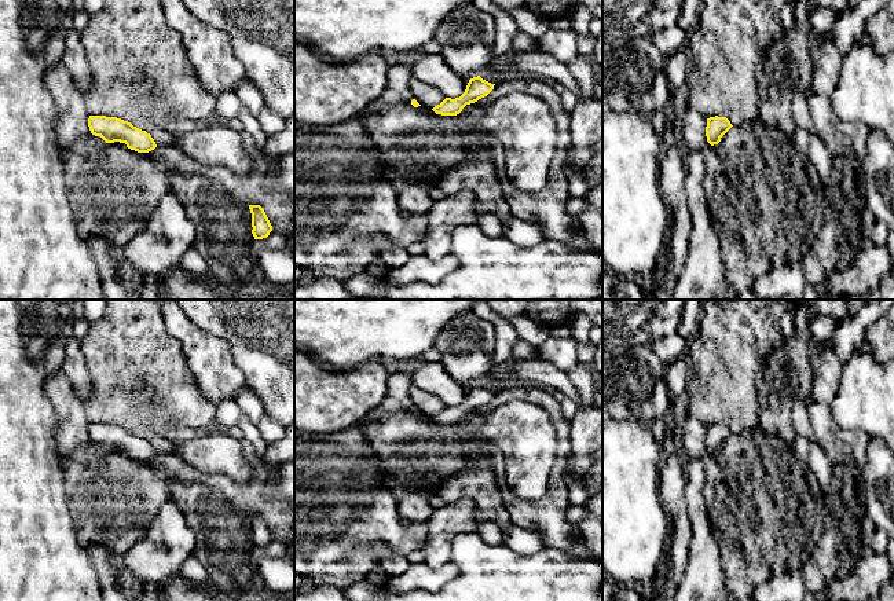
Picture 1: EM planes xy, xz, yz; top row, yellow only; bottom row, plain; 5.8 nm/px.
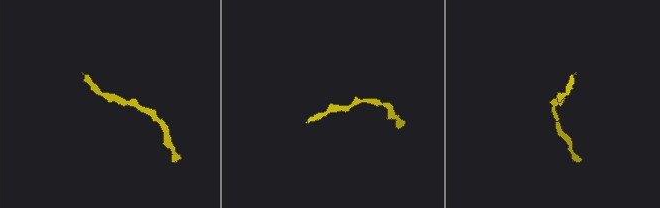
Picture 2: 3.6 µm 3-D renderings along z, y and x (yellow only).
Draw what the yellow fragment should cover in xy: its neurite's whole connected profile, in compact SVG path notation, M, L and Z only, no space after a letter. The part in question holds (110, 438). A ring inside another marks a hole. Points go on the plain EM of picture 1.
M89 424L88 435L92 443L100 444L106 451L125 451L138 461L149 461L157 455L150 441L117 425Z

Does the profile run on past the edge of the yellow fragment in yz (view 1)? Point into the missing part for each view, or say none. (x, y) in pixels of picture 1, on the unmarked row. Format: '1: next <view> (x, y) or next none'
1: next none

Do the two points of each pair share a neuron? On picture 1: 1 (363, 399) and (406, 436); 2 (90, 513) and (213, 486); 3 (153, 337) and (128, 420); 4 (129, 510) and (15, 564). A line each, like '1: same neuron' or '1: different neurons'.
1: different neurons
2: same neuron
3: same neuron
4: different neurons

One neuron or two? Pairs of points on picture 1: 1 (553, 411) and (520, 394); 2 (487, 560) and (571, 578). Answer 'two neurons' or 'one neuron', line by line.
1: one neuron
2: one neuron

